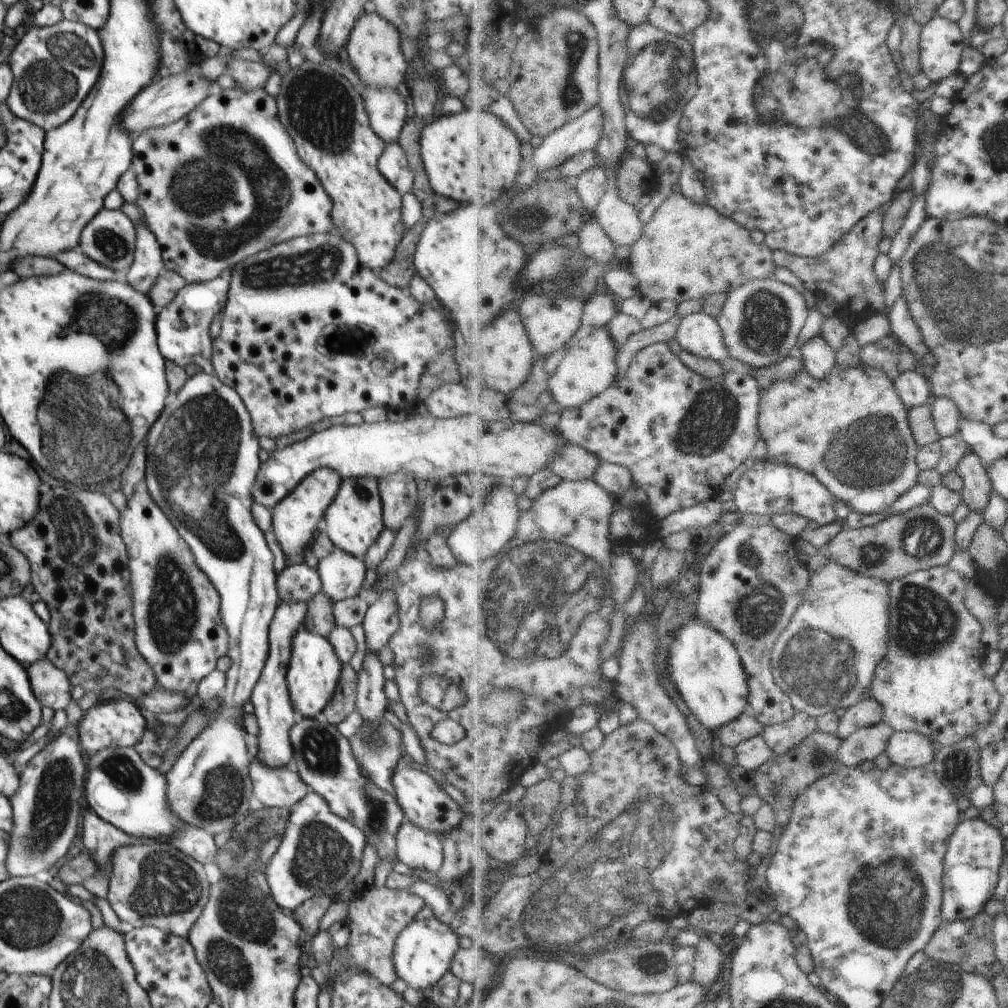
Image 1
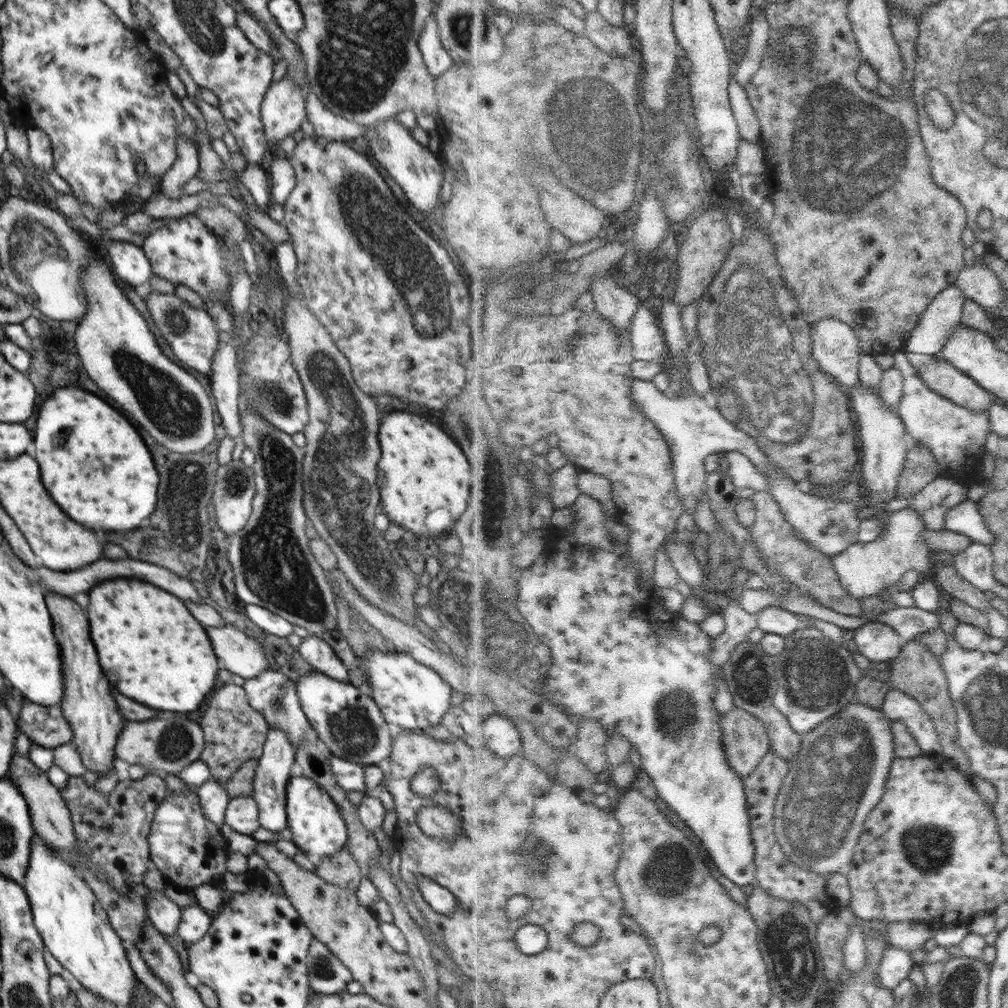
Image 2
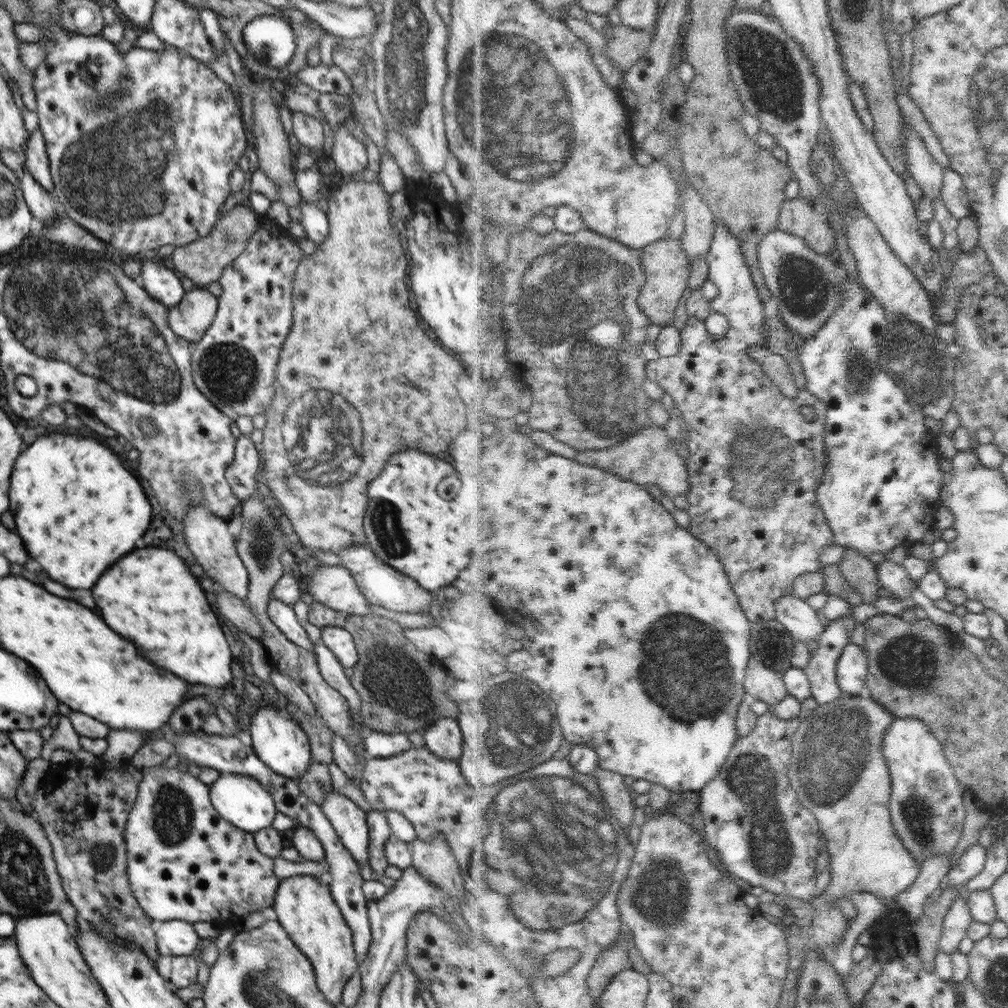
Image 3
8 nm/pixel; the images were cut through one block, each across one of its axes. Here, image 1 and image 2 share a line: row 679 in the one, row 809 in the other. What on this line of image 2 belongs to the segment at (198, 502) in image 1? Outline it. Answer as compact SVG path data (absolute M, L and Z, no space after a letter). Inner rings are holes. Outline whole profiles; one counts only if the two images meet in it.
M232 797L225 810L225 821L240 834L252 837L252 834L261 827L258 821L258 805L254 798Z

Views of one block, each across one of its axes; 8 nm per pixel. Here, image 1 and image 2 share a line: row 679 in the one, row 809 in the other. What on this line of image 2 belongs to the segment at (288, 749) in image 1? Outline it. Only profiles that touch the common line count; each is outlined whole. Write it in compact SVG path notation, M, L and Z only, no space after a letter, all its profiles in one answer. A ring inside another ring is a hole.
M269 727L266 733L266 742L263 746L262 756L258 759L256 774L253 779L252 798L258 805L258 821L260 826L274 832L281 831L287 826L286 787L292 774L290 770L295 763L294 747L286 733L278 727Z

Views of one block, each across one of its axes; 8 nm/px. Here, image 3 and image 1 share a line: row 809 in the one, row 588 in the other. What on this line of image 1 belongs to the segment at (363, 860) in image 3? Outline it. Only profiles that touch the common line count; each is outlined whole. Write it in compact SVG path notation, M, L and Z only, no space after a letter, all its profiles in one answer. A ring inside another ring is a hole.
M338 547L321 558L317 566L322 591L334 602L363 596L366 570L364 561Z

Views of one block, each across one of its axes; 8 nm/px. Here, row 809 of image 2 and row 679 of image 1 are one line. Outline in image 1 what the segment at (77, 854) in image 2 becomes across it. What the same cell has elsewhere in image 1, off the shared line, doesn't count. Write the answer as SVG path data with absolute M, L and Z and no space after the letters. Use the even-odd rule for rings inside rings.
M42 658L27 666L27 674L34 696L41 704L41 708L52 710L65 709L72 700L72 684L68 674L56 668L48 659Z

